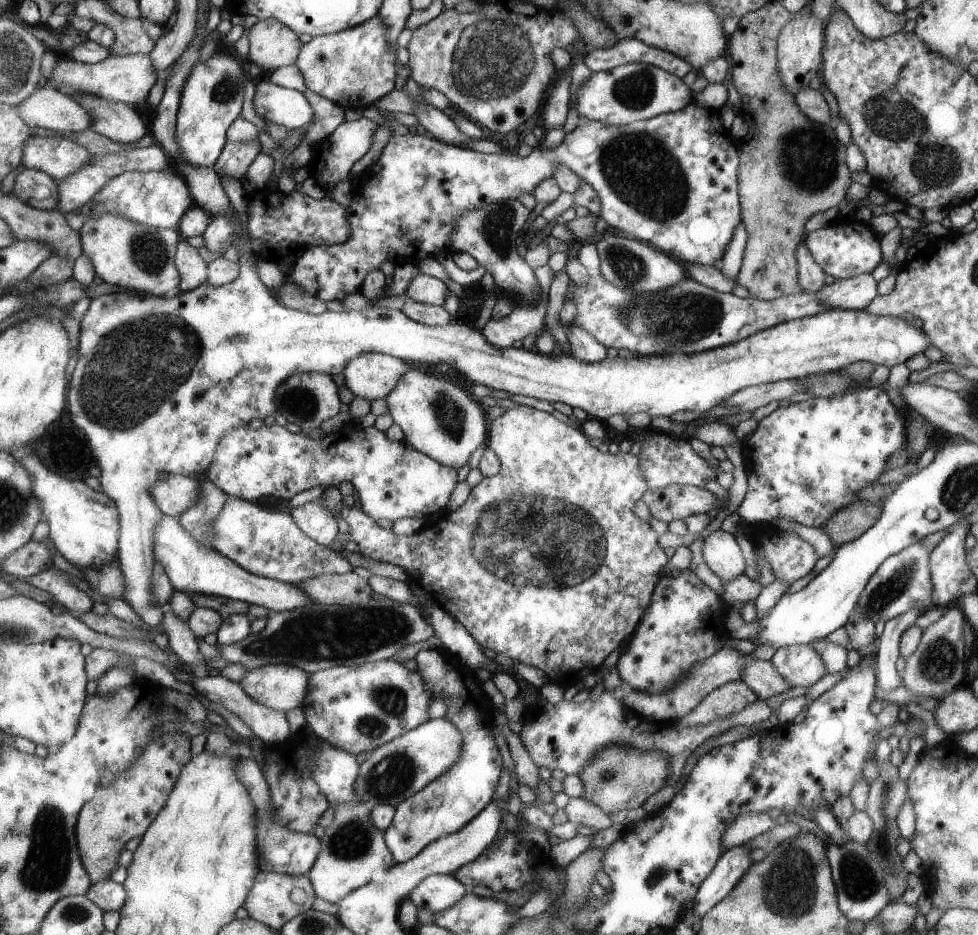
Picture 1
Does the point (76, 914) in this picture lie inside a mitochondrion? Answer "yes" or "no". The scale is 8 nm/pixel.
yes

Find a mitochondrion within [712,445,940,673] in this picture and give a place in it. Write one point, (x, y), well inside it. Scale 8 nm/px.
(884, 594)

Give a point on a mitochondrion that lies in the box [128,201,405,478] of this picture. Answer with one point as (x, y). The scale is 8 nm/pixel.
(188, 348)

